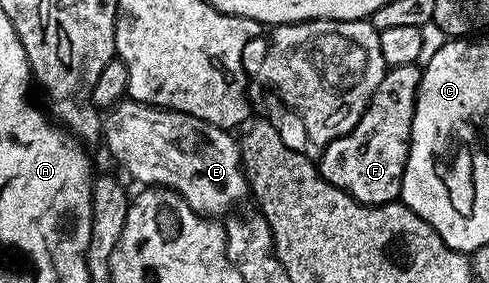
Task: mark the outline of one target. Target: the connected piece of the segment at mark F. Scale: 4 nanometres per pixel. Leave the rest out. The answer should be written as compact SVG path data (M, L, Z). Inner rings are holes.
M418 64L388 68L387 73L381 78L381 86L377 86L373 94L371 105L367 107L367 111L357 122L357 126L353 126L349 134L329 142L322 149L323 157L318 157L317 167L325 178L325 182L345 190L362 204L394 204L400 199L403 190L403 171L411 149L413 114L419 97L419 83L422 77L423 74Z

